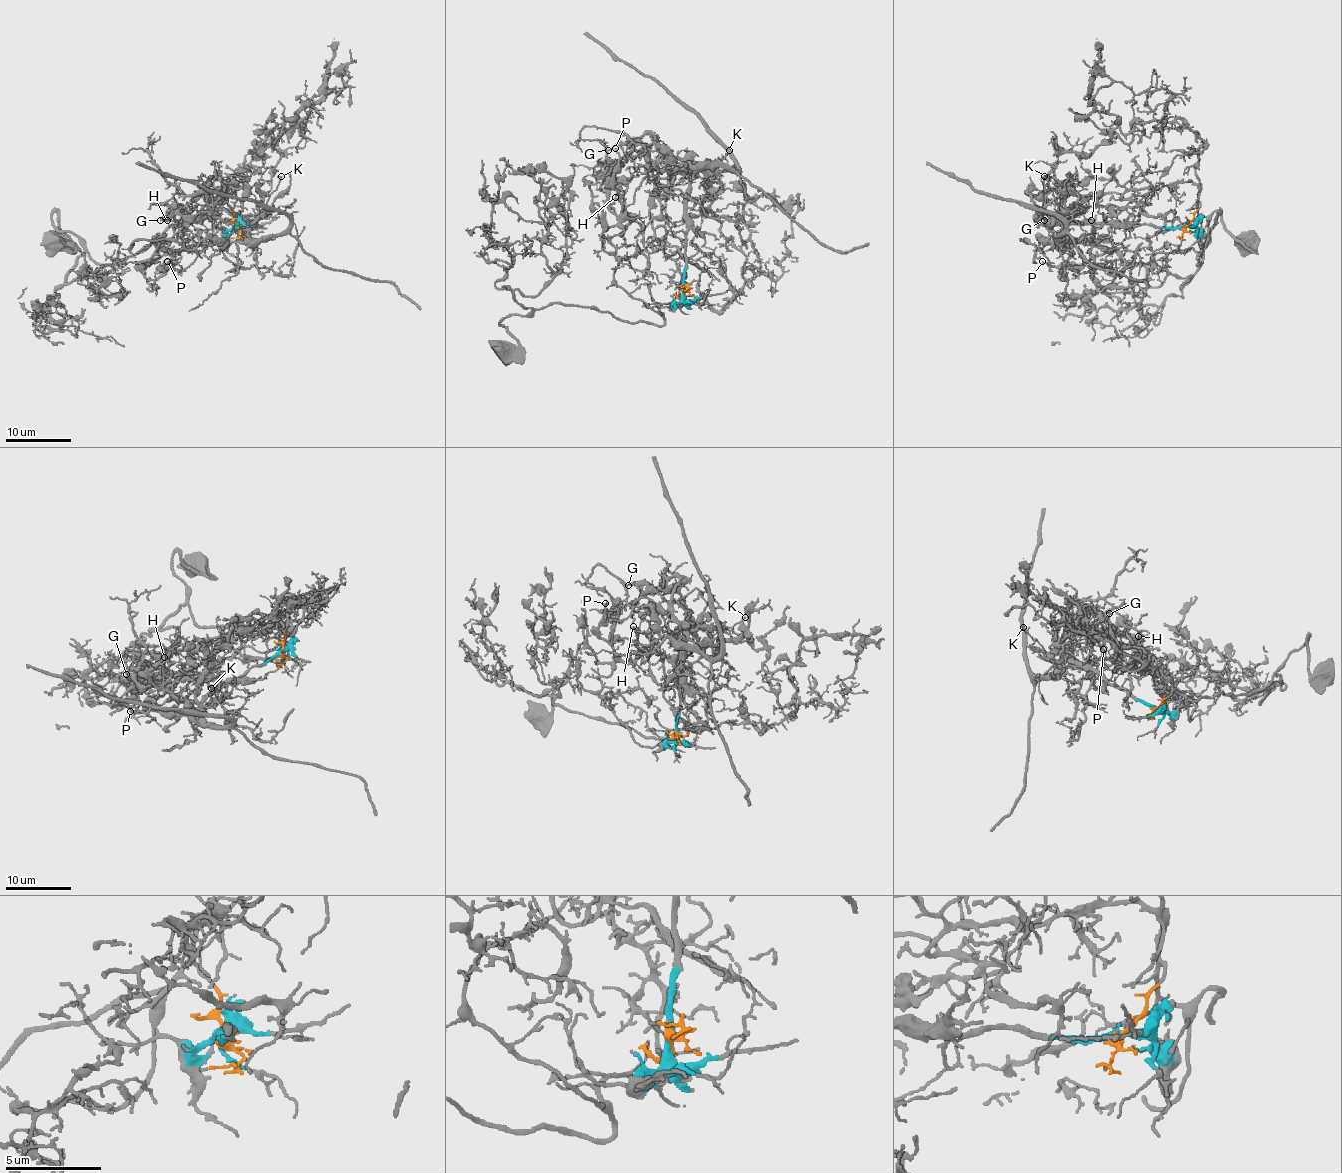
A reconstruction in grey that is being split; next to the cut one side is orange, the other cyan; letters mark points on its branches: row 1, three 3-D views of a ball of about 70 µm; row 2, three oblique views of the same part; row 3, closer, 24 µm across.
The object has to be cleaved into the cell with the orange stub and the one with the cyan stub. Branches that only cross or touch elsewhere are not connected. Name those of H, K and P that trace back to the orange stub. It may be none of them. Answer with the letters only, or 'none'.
H, P

